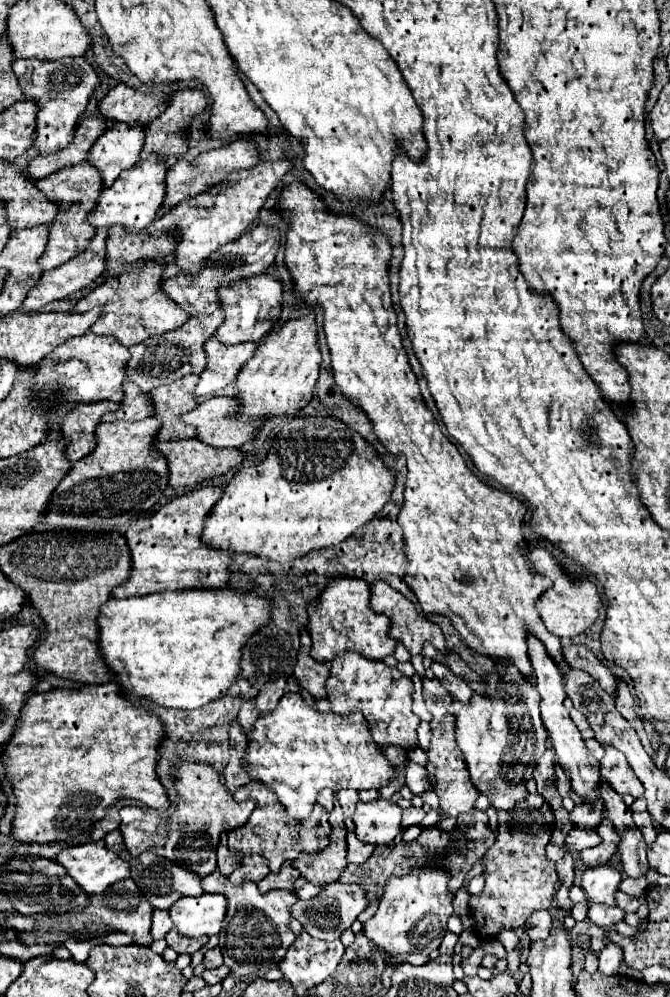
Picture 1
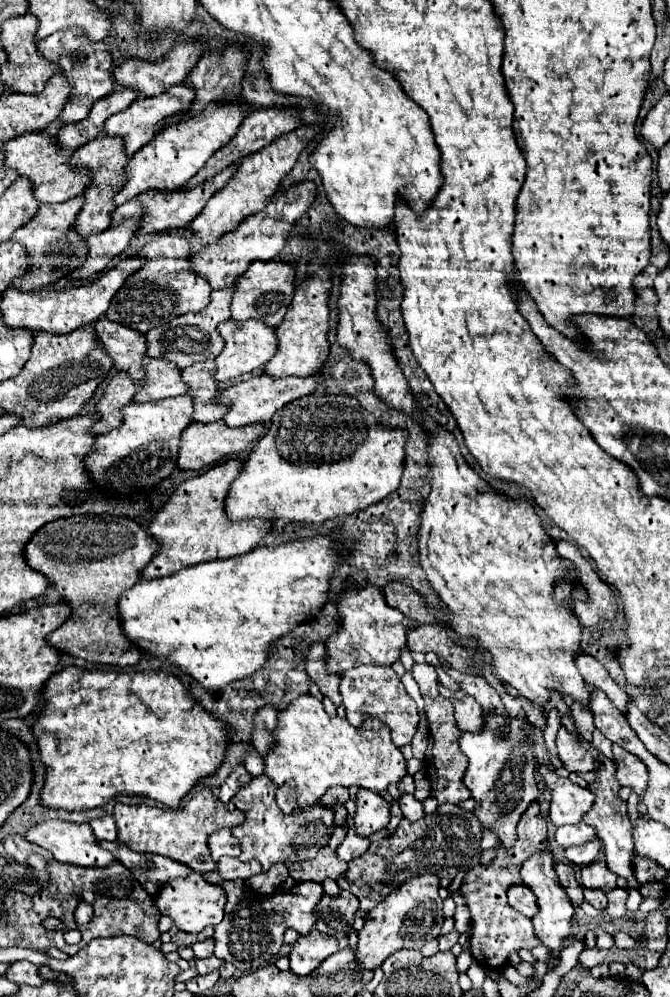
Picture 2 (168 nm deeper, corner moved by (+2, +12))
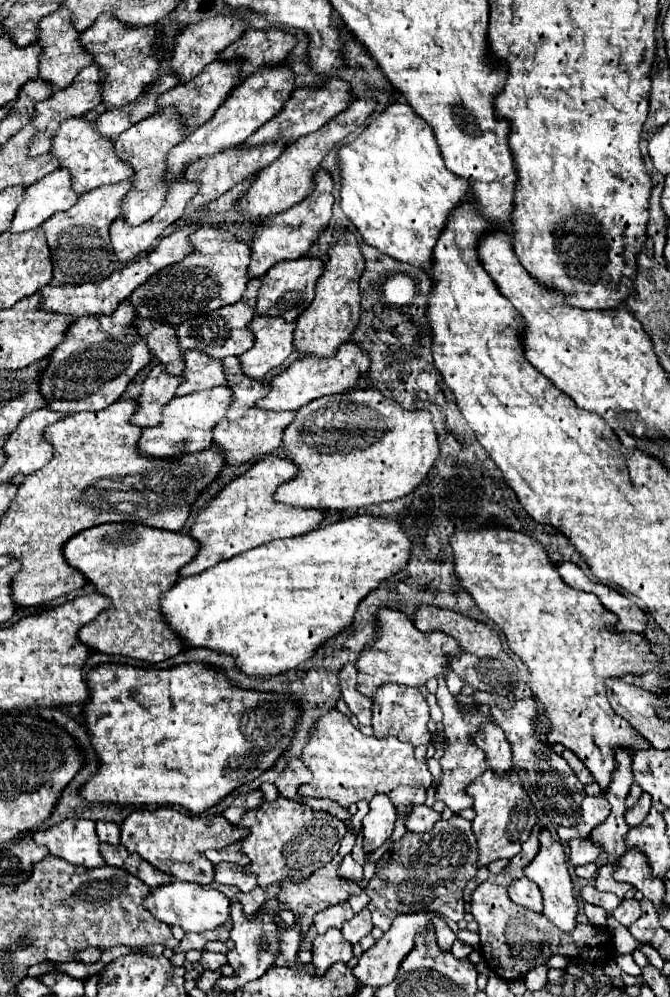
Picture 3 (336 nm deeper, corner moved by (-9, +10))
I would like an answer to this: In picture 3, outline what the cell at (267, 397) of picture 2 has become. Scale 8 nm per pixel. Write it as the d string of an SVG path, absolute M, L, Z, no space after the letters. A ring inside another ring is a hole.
M346 341L338 347L334 357L316 357L316 355L304 355L290 363L286 371L276 375L270 383L270 393L260 399L258 407L264 411L298 411L300 407L308 405L314 399L344 393L352 387L356 387L360 375L364 375L370 367L370 357L364 349L360 349L356 343Z

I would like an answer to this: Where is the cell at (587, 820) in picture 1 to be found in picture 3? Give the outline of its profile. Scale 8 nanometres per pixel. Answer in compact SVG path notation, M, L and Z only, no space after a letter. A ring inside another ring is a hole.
M586 797L582 803L582 823L576 827L560 827L560 841L570 841L574 837L588 837L594 827L606 821L610 815L610 803L604 797Z

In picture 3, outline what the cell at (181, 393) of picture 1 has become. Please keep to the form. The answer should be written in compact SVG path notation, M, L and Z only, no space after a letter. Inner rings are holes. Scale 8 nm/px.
M240 357L224 359L224 373L228 375L228 385L234 391L232 407L228 409L228 419L244 417L244 413L250 407L254 407L254 403L258 399L262 399L264 395L268 395L268 391L270 391L266 383L262 383L258 379L250 379L248 375L242 373Z

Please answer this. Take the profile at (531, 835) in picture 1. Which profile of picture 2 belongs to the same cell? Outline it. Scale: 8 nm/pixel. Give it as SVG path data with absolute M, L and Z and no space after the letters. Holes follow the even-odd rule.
M533 801L527 811L521 815L521 821L517 825L517 841L515 847L505 849L497 847L495 857L485 867L469 869L461 891L463 899L471 911L471 955L483 965L485 969L501 969L503 963L507 963L511 953L517 953L519 949L533 949L539 945L531 919L523 915L515 915L511 905L507 903L507 891L511 885L519 885L521 881L521 865L533 857L535 853L543 853L547 849L547 821L539 811L539 803Z

